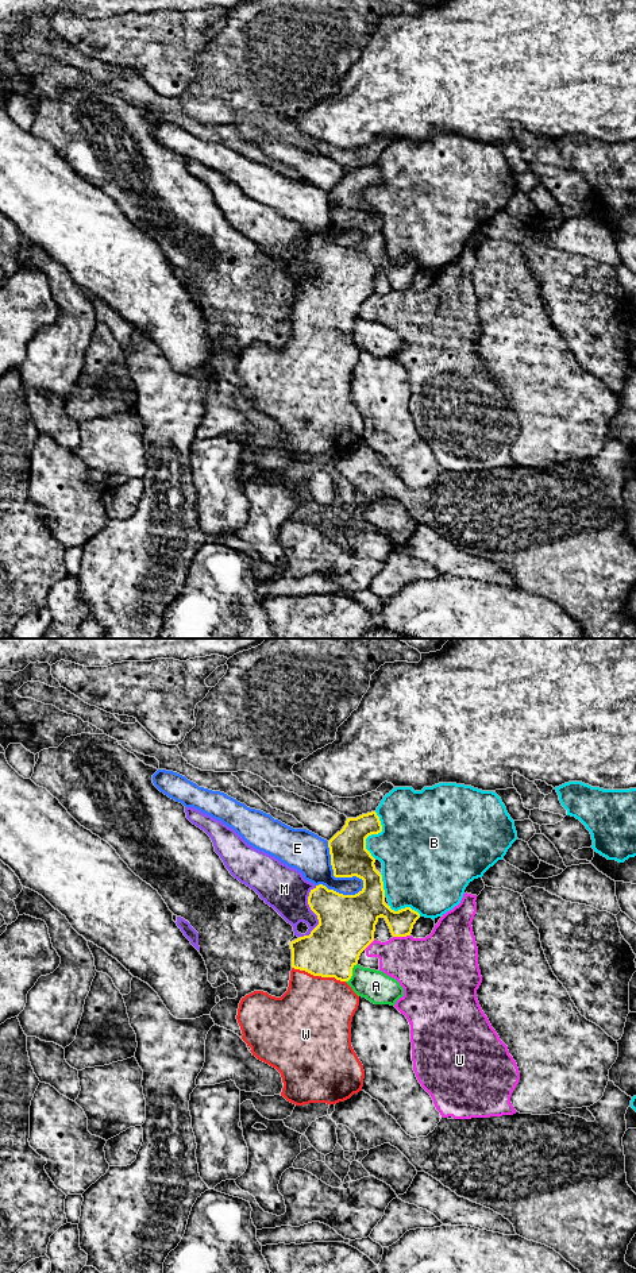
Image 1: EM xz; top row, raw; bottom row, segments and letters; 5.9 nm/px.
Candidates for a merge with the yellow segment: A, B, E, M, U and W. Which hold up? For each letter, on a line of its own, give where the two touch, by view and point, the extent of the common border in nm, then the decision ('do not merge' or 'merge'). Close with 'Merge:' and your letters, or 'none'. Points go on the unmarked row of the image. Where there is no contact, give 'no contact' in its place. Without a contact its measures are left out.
A: xz (351, 324) | 140 nm | do not merge
B: xz (373, 185) | 280 nm | do not merge
E: xz (338, 228) | 360 nm | do not merge
M: xz (315, 265) | 320 nm | do not merge
U: xz (401, 288) | 110 nm | do not merge
W: xz (319, 327) | 340 nm | merge
Merge: W

